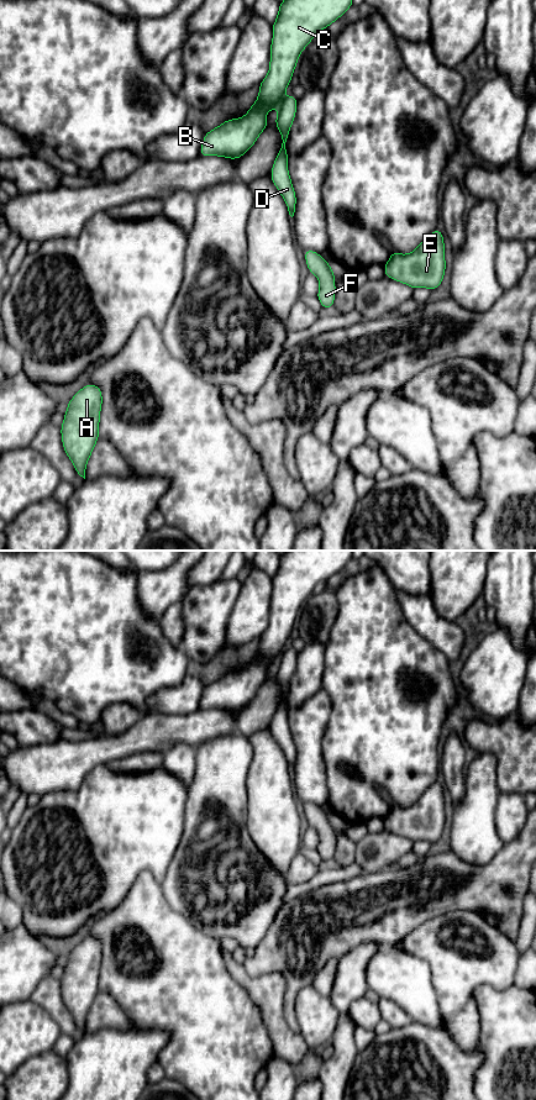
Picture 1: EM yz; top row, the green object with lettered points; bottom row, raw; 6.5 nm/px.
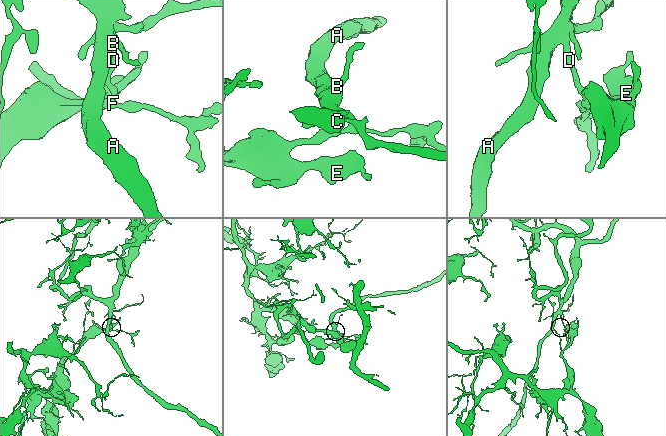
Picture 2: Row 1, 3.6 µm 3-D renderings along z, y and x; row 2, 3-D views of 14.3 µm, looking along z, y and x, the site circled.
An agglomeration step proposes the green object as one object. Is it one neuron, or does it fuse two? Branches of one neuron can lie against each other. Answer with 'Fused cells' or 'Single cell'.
Fused cells

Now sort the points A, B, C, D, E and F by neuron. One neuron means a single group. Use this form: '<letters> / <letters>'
A B C D / E F

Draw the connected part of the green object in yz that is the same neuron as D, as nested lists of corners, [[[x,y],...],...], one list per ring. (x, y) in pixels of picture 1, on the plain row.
[[[287,551],[279,556],[275,575],[272,578],[269,625],[259,636],[256,656],[243,670],[226,673],[205,685],[201,696],[201,710],[240,712],[268,679],[266,667],[278,657],[275,679],[282,694],[270,732],[291,770],[296,760],[296,747],[288,723],[287,696],[296,668],[298,652],[293,647],[287,651],[283,647],[290,637],[301,605],[312,595],[315,586],[326,583],[352,558],[353,551]]]

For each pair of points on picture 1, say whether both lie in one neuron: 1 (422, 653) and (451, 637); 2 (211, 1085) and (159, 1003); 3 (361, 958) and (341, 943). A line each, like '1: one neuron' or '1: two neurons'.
1: two neurons
2: one neuron
3: two neurons

